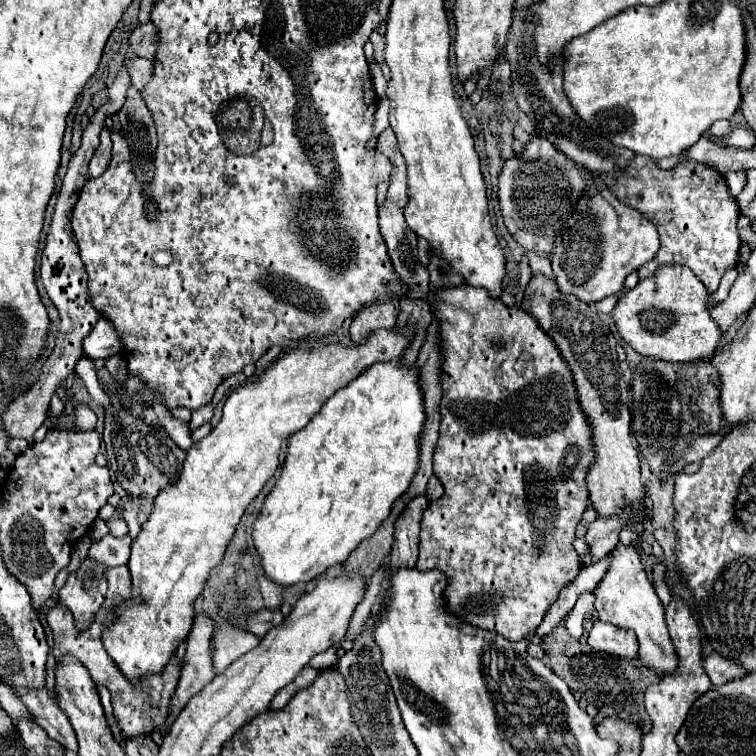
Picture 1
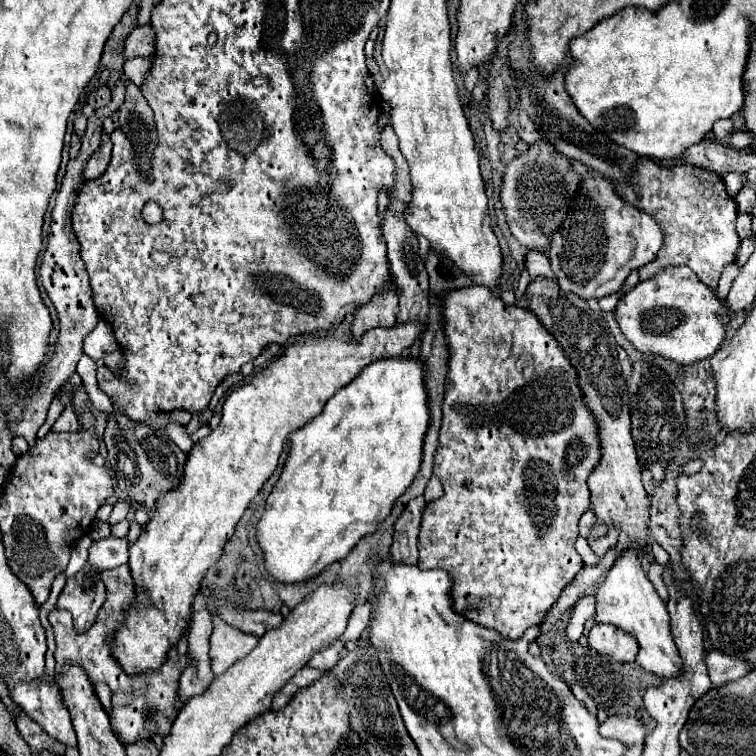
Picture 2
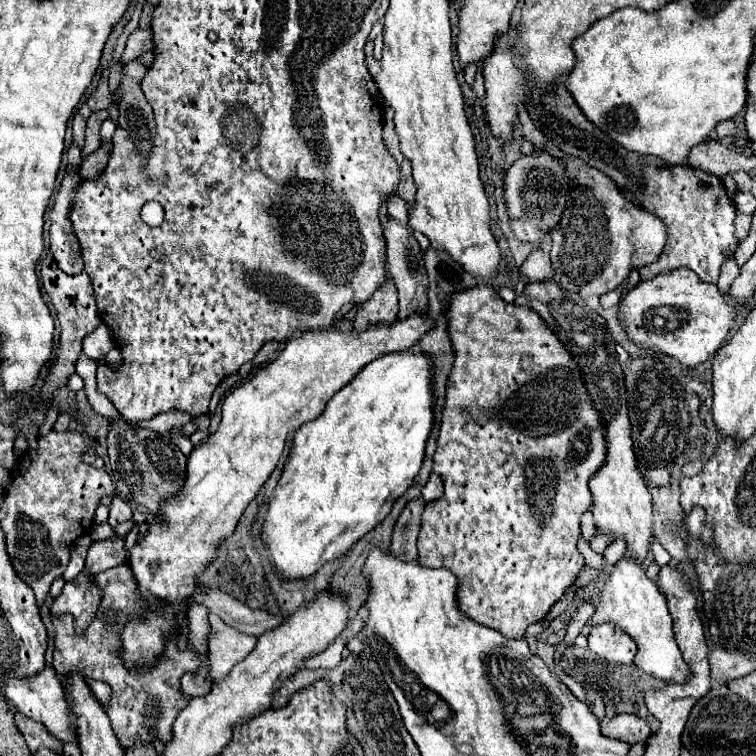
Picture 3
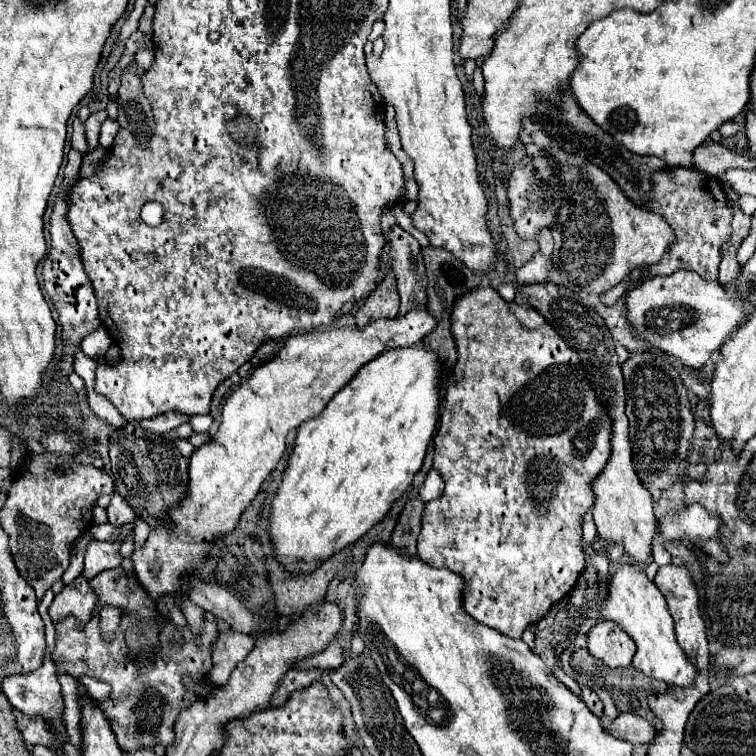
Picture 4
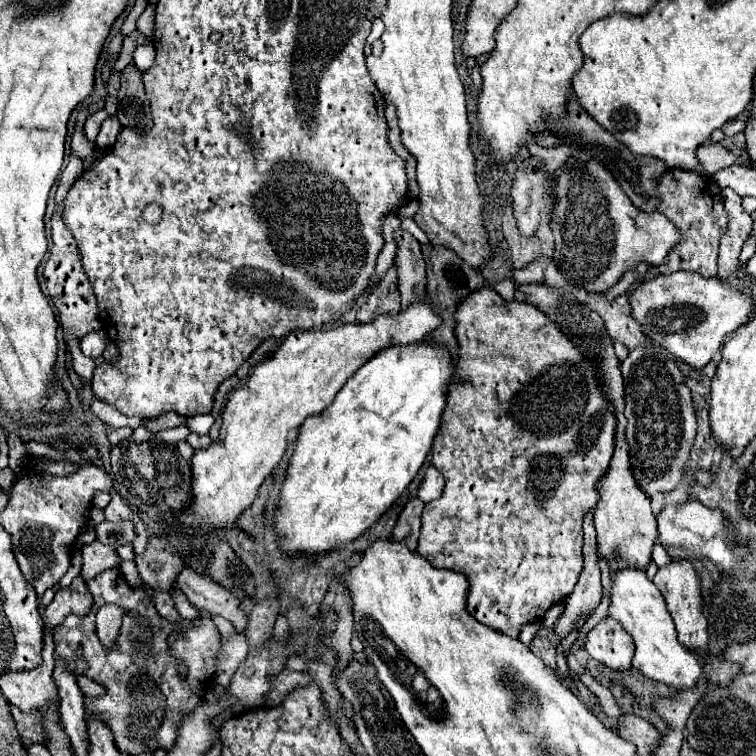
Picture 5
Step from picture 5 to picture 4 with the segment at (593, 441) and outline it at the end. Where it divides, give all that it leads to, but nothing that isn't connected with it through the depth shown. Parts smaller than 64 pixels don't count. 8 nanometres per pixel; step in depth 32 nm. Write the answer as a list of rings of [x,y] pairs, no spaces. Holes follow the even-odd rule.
[[[480,284],[476,290],[464,294],[462,298],[456,300],[456,306],[454,306],[454,312],[452,312],[452,334],[454,334],[456,348],[458,348],[458,360],[456,360],[454,372],[452,372],[452,376],[448,378],[448,384],[446,384],[446,400],[444,400],[444,408],[442,408],[442,414],[440,414],[440,428],[438,428],[438,432],[436,432],[436,436],[434,436],[434,468],[436,468],[436,470],[440,472],[440,476],[444,478],[446,488],[444,488],[444,494],[442,494],[440,498],[436,498],[434,502],[428,502],[426,508],[424,508],[424,514],[422,514],[422,532],[420,532],[420,536],[418,536],[418,556],[420,556],[426,564],[430,564],[430,566],[434,566],[434,568],[448,568],[448,570],[452,570],[452,572],[456,572],[456,574],[462,574],[462,578],[466,580],[466,588],[464,588],[464,610],[466,610],[474,620],[478,620],[480,624],[490,626],[490,628],[494,628],[494,630],[510,636],[510,638],[520,638],[526,626],[536,624],[538,620],[542,620],[544,614],[546,614],[554,604],[558,604],[562,598],[566,598],[566,594],[572,592],[572,588],[576,586],[576,582],[578,582],[578,578],[580,578],[580,572],[584,570],[586,560],[584,560],[584,552],[582,552],[582,516],[584,516],[584,514],[594,506],[594,502],[596,502],[596,494],[592,492],[592,480],[596,480],[596,476],[600,476],[600,472],[606,468],[608,456],[610,456],[610,452],[612,452],[612,442],[610,442],[610,438],[612,438],[612,418],[608,416],[608,410],[602,406],[600,398],[596,396],[596,392],[594,392],[594,388],[592,388],[592,384],[590,384],[590,380],[588,380],[588,370],[580,364],[578,352],[574,352],[574,350],[570,348],[570,344],[556,332],[556,328],[552,328],[552,324],[548,324],[548,320],[544,320],[544,316],[540,316],[540,312],[536,312],[536,308],[532,308],[532,306],[528,306],[528,304],[506,302],[506,300],[500,298],[500,294],[498,294],[490,284],[486,284],[486,286]]]

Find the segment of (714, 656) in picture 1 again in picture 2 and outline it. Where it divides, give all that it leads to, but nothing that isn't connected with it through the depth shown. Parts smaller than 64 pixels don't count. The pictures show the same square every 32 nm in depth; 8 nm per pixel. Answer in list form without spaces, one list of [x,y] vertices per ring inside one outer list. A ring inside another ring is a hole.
[[[710,650],[706,654],[706,664],[708,664],[710,680],[718,686],[722,686],[730,680],[742,678],[750,670],[754,670],[754,666],[748,660],[744,660],[742,656],[730,656],[730,654],[724,654],[720,650]]]

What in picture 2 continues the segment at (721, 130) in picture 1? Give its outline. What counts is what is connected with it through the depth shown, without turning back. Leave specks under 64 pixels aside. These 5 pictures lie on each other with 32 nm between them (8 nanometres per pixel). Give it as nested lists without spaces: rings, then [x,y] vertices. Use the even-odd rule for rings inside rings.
[[[718,120],[712,130],[714,130],[716,138],[722,140],[722,138],[726,138],[726,136],[730,136],[734,132],[734,124],[732,124],[732,120]]]

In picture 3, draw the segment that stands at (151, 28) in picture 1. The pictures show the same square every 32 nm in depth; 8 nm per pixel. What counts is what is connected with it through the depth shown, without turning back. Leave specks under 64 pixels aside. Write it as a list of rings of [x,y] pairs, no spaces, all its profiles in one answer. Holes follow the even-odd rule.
[[[138,28],[138,30],[134,30],[134,32],[130,34],[120,64],[126,66],[128,62],[136,60],[138,54],[148,52],[148,50],[152,50],[152,32],[148,32],[148,30],[140,30],[140,28]]]

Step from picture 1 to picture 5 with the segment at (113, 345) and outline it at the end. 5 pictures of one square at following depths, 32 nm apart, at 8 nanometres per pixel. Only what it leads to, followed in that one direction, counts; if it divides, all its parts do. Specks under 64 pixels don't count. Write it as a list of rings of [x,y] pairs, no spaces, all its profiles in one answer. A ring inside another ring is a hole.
[[[92,332],[80,340],[80,348],[82,348],[84,356],[90,356],[90,358],[101,356],[104,346],[106,346],[106,334],[104,332]]]

